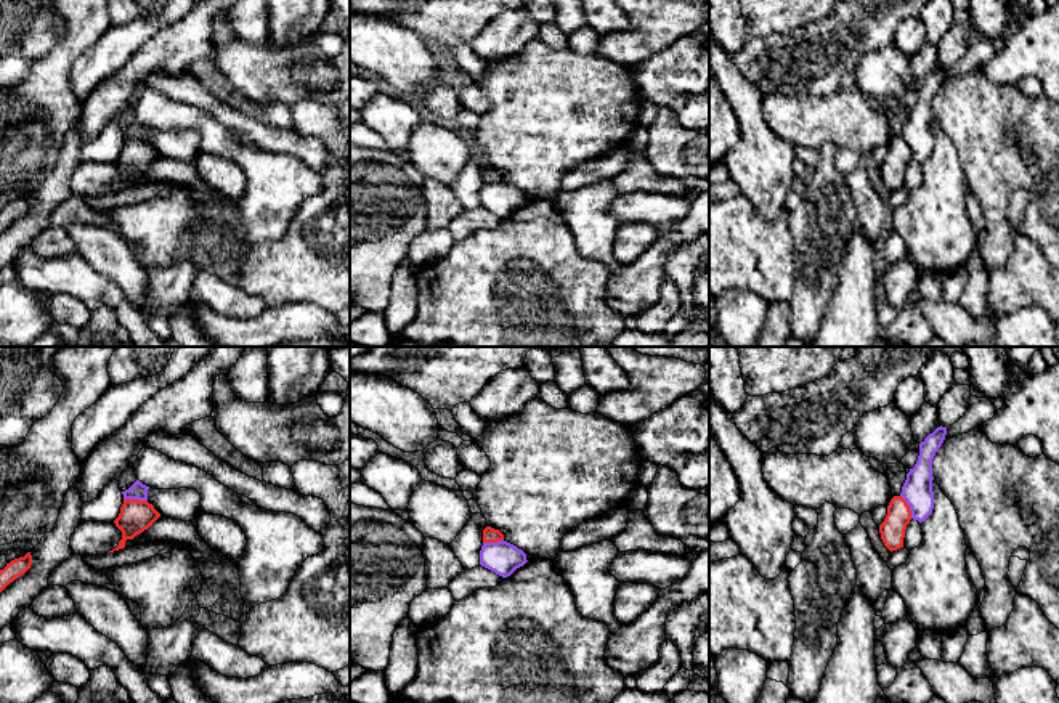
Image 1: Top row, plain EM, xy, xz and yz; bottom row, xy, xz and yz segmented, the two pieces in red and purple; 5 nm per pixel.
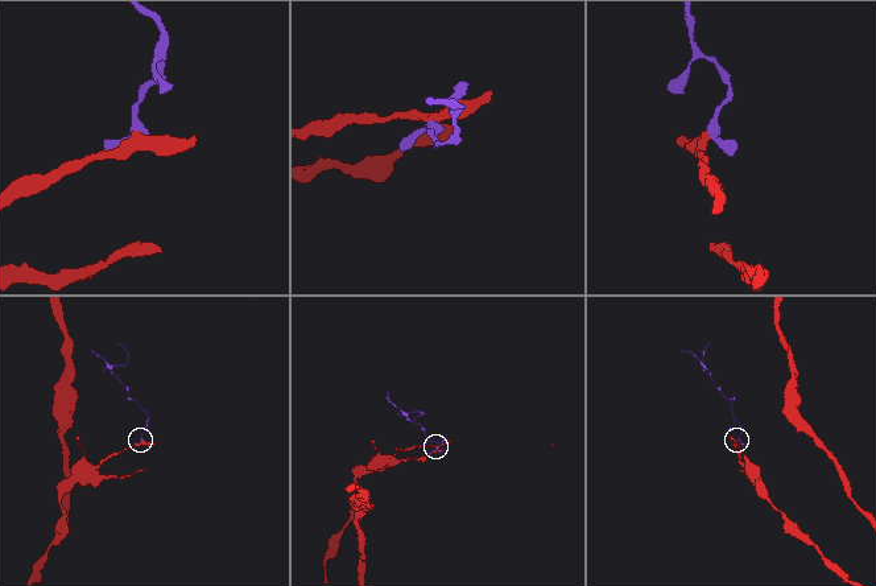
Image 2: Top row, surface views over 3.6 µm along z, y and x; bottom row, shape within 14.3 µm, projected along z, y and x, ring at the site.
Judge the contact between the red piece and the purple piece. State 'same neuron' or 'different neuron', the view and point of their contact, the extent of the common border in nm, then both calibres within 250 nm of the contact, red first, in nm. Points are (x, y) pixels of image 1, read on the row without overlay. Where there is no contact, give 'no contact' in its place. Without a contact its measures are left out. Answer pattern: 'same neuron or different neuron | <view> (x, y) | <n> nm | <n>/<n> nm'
different neuron | xy (135, 140) | 120 nm | 160/80 nm

